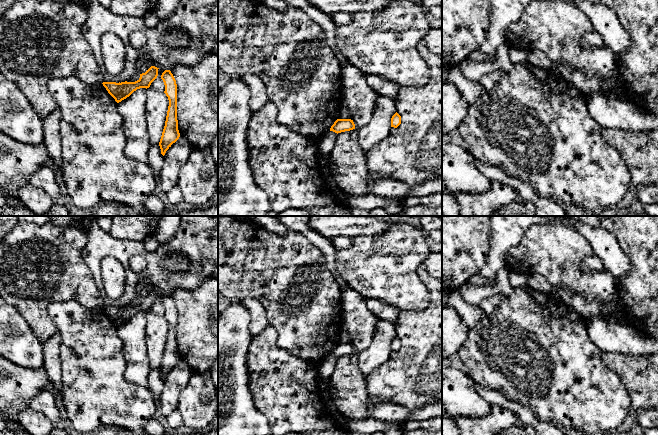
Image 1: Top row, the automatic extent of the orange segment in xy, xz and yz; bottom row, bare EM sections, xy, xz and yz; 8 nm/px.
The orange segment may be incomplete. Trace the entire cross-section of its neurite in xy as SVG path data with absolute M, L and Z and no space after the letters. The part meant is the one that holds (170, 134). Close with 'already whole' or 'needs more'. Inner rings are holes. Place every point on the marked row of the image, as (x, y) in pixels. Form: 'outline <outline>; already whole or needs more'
outline M165 70L161 75L161 79L163 80L165 85L164 93L166 94L169 100L165 126L159 142L161 154L164 156L166 151L171 147L171 145L179 139L180 133L178 130L177 120L176 80L170 70Z; already whole

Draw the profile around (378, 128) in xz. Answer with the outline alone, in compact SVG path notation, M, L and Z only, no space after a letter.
M380 96L370 122L357 129L357 142L365 154L390 135L391 118L396 112L395 100Z

